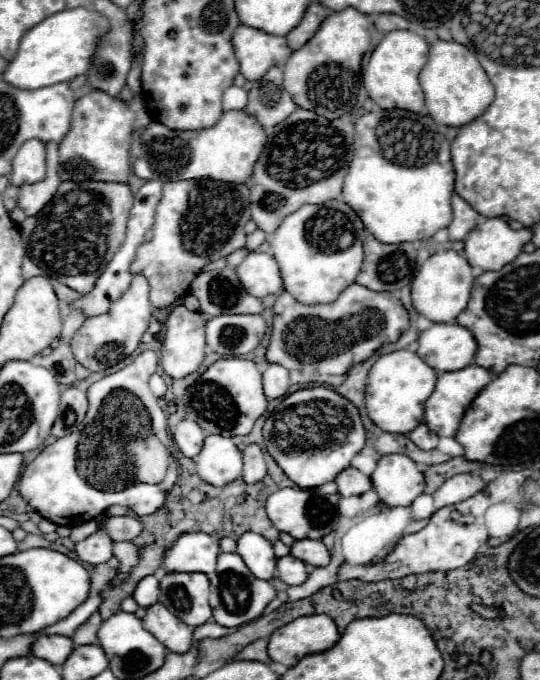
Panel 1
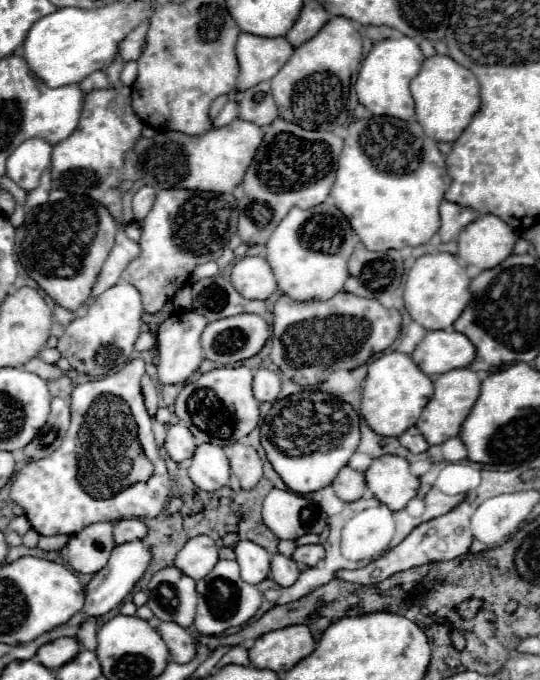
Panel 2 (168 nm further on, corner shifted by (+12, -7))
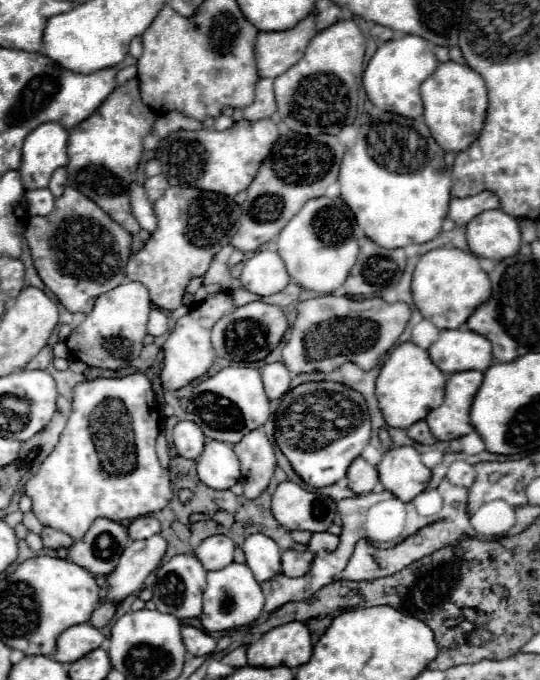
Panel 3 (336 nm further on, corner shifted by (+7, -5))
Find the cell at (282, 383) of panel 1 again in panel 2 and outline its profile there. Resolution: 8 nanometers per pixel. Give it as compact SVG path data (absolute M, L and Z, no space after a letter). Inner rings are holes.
M268 368L254 370L254 396L260 402L274 402L280 394L280 376Z

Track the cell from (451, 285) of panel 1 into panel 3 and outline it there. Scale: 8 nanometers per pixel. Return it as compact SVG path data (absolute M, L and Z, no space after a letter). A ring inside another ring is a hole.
M443 246L423 254L413 272L413 302L437 328L459 328L473 314L473 310L489 298L489 276L481 270L479 258L471 252Z

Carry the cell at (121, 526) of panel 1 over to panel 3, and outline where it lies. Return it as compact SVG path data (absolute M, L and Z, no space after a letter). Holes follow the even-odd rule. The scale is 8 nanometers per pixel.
M141 516L129 524L129 538L131 540L145 540L151 538L161 530L161 524L153 516Z

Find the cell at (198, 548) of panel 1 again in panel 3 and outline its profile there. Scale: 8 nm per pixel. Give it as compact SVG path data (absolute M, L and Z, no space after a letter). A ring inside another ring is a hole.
M209 536L197 548L195 556L205 570L221 570L233 562L235 544L227 536Z

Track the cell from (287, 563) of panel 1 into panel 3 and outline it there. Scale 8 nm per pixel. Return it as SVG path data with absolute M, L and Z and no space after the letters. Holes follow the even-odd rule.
M285 550L281 554L281 568L283 574L289 578L299 578L309 570L311 564L311 554L307 552L295 552L295 550Z

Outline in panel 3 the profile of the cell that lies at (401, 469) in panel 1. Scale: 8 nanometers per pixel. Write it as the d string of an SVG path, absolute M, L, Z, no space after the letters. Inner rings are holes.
M411 446L385 452L383 460L377 464L377 472L383 488L401 502L411 502L431 480L431 470L421 462L419 452Z

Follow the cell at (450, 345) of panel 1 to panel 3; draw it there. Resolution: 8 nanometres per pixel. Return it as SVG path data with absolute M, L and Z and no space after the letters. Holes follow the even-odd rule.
M467 328L441 330L439 338L429 346L427 352L433 364L445 374L463 370L487 370L491 366L489 340Z

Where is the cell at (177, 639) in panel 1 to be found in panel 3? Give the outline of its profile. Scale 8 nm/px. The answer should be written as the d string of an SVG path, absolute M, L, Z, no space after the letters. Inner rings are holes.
M187 624L181 628L181 636L183 636L183 644L191 656L209 656L209 654L213 654L213 650L217 646L215 638L209 636L205 630L199 630L199 628L193 628Z

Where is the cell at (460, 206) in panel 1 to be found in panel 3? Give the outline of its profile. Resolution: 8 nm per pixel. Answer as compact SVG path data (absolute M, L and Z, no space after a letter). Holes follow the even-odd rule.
M479 192L477 196L469 196L469 198L453 198L449 204L449 218L455 224L465 226L477 214L491 208L499 208L499 200L497 196L493 196L493 192Z

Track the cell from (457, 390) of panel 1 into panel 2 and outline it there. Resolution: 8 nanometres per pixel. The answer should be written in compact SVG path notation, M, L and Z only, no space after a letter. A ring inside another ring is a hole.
M458 368L458 370L450 370L446 374L440 374L434 380L434 396L426 404L426 408L422 410L420 420L416 422L416 426L424 434L426 442L428 444L442 444L448 438L458 436L460 426L462 426L464 418L468 416L470 408L474 406L478 394L480 394L480 378L478 378L478 374L474 370Z

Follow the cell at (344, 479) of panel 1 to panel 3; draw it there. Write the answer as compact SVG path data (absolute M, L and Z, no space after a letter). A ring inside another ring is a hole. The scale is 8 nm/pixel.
M361 456L353 460L353 464L349 466L347 470L347 480L349 480L349 488L355 492L355 494L367 494L371 492L377 482L379 482L379 476L377 476L377 468L367 464Z

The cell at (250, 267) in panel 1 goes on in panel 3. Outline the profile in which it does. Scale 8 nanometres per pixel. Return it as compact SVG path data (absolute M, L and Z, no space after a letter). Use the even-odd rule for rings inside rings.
M259 250L255 252L241 270L241 284L257 294L257 296L271 296L281 292L291 282L283 260L277 252Z

